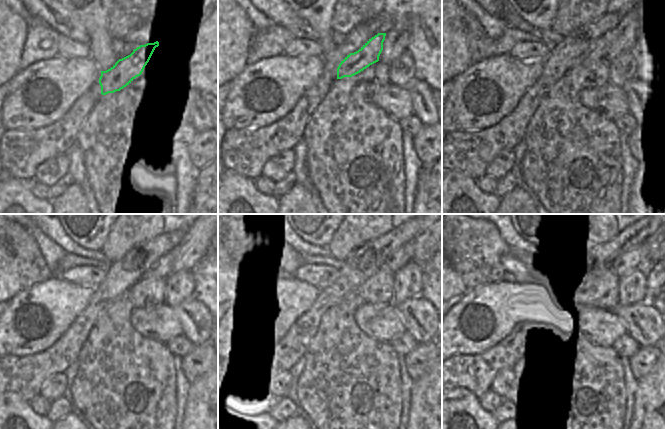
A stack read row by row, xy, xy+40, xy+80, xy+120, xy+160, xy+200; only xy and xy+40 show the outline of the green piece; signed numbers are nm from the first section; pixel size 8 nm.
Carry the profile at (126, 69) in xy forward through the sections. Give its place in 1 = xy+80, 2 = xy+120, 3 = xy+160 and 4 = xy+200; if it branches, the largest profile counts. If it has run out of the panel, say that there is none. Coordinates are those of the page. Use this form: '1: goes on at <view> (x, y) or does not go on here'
1: goes on at xy+80 (598, 49)
2: goes on at xy+120 (162, 268)
3: goes on at xy+160 (404, 255)
4: goes on at xy+200 (635, 256)

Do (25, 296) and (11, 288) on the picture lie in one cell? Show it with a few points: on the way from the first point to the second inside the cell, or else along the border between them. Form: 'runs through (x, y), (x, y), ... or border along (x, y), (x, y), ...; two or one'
border along (21, 289), (10, 299); two

